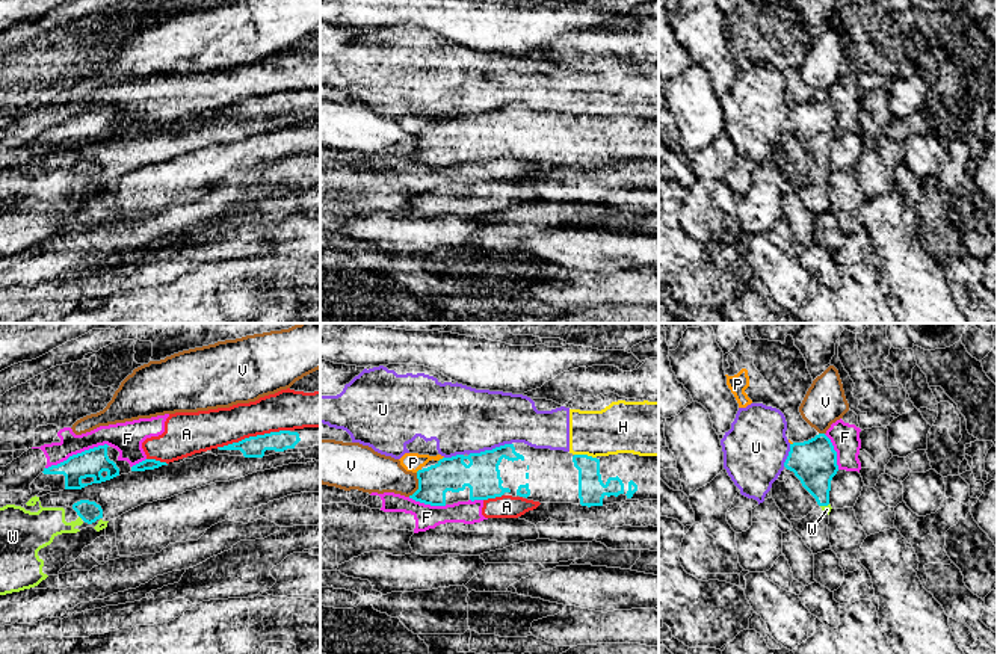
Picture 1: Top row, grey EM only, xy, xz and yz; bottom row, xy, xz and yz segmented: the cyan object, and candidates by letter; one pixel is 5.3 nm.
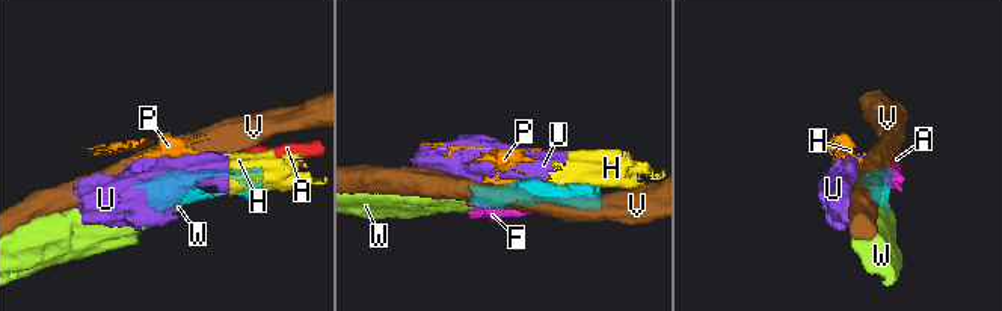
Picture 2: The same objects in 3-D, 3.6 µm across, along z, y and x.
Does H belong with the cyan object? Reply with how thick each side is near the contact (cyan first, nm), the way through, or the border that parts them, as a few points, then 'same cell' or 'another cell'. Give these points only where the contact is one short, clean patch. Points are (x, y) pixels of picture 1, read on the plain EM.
140 nm thick on the cyan side, 280 nm on the other; border along xz (574, 115), (586, 115), (595, 120); another cell

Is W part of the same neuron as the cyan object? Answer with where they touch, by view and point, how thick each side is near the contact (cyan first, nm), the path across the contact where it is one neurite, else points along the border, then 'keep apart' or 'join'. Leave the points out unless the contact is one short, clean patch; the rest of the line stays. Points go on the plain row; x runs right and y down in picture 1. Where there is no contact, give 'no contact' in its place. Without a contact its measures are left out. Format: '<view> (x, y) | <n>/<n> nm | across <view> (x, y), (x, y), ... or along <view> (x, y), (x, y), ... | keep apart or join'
xy (80, 178) | 110/190 nm | across xy (88, 172), (80, 178), (70, 188), (37, 192) | join

